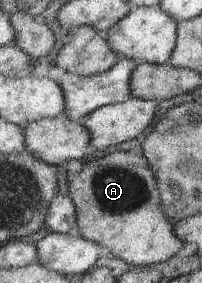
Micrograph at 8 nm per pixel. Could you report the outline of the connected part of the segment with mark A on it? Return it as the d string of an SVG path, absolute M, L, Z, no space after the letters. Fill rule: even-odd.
M117 151L93 161L83 163L79 173L69 179L71 194L68 196L77 209L76 234L104 245L111 253L132 266L152 265L174 257L184 242L174 231L175 223L165 216L161 208L161 195L156 176L149 161L142 154Z

